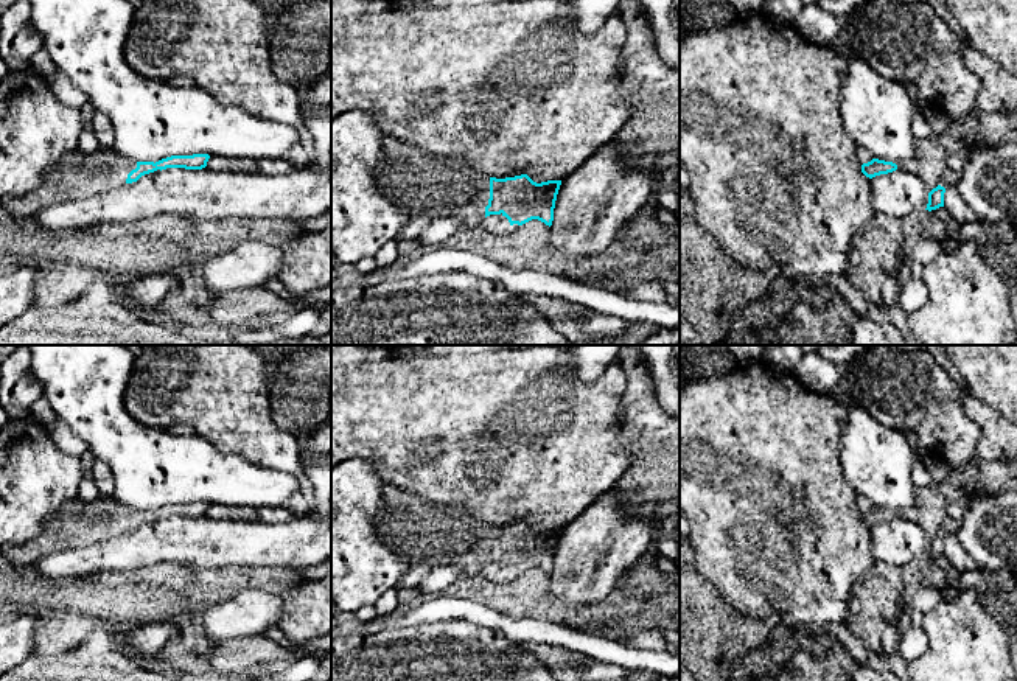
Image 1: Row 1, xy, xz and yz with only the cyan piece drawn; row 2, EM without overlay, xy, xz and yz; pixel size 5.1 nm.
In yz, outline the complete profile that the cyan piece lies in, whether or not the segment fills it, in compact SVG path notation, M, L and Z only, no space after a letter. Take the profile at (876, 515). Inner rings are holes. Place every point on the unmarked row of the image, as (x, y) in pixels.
M872 507L871 510L861 513L861 521L869 527L880 522L893 521L896 518L897 518L896 512L879 508L879 507Z

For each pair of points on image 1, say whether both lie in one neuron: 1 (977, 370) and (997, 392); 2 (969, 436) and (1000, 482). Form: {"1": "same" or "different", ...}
{"1": "same", "2": "different"}

